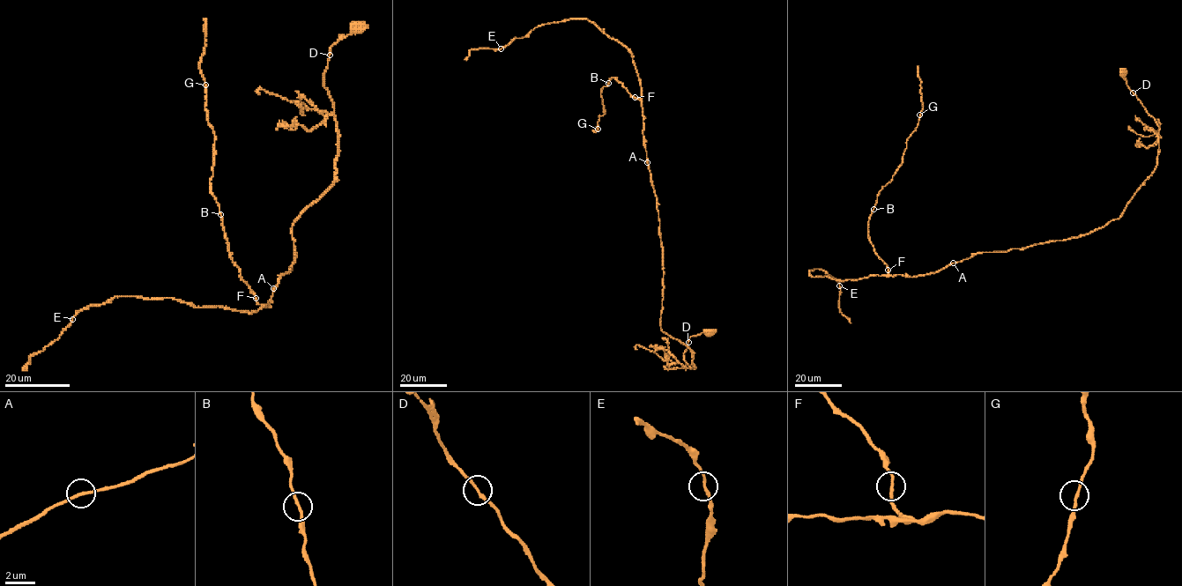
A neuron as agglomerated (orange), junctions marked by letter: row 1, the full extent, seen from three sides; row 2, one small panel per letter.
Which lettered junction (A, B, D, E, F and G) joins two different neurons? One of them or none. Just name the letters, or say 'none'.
none

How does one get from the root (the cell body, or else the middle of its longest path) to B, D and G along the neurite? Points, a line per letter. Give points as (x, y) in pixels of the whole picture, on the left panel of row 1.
B: (359, 28), (331, 47), (323, 75), (335, 180), (294, 222), (295, 256), (268, 307), (241, 278), (220, 214)
D: (359, 28), (339, 39), (331, 47), (330, 55)
G: (359, 28), (323, 75), (335, 180), (294, 222), (268, 307), (211, 190), (205, 85)

